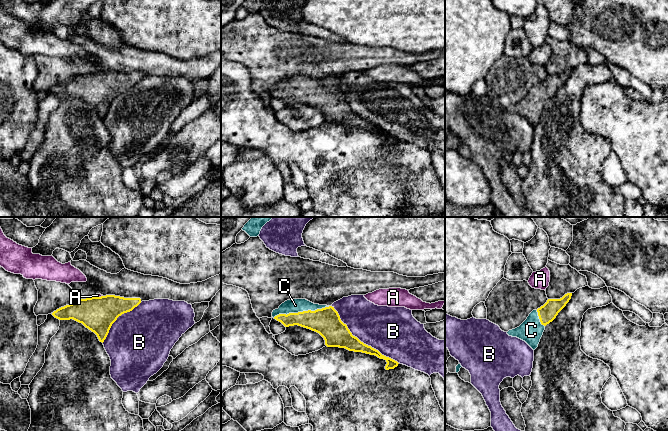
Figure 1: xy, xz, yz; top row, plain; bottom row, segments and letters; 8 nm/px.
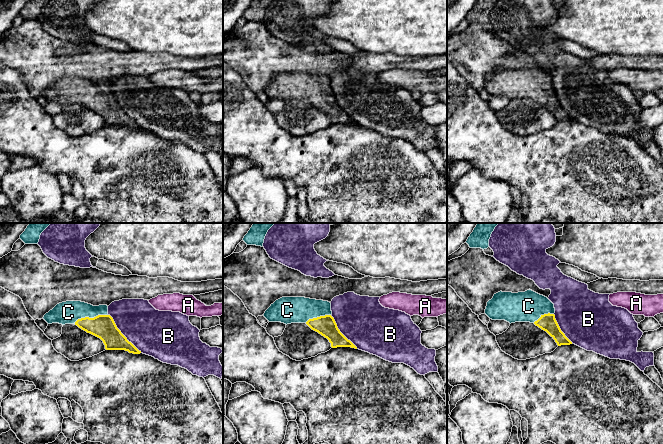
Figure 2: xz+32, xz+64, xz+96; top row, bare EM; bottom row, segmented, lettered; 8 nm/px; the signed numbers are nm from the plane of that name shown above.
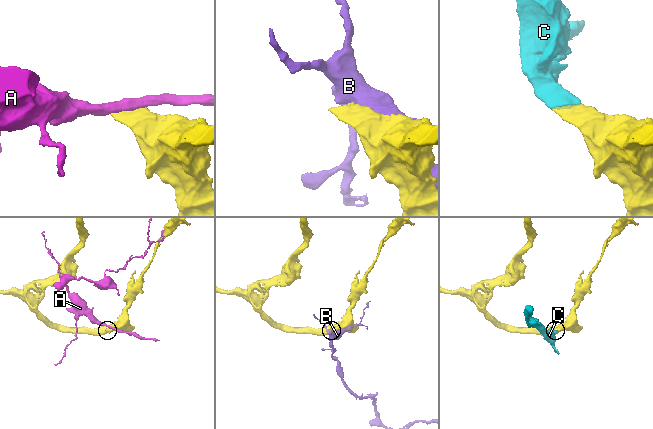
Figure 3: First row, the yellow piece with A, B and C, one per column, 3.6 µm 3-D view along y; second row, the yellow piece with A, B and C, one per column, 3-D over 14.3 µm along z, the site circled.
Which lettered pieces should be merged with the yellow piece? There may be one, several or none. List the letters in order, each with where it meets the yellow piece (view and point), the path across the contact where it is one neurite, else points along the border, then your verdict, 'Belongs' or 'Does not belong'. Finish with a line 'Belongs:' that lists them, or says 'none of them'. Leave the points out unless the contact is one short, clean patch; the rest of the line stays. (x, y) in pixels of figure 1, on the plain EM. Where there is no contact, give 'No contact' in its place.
A: Touches yellow at xy (97, 73). Does not belong
B: Touches yellow at xz (360, 117). Does not belong
C: Touches yellow at xz (301, 88). Path across: xz (326, 97), (301, 88), (295, 81). Belongs
Belongs: C

